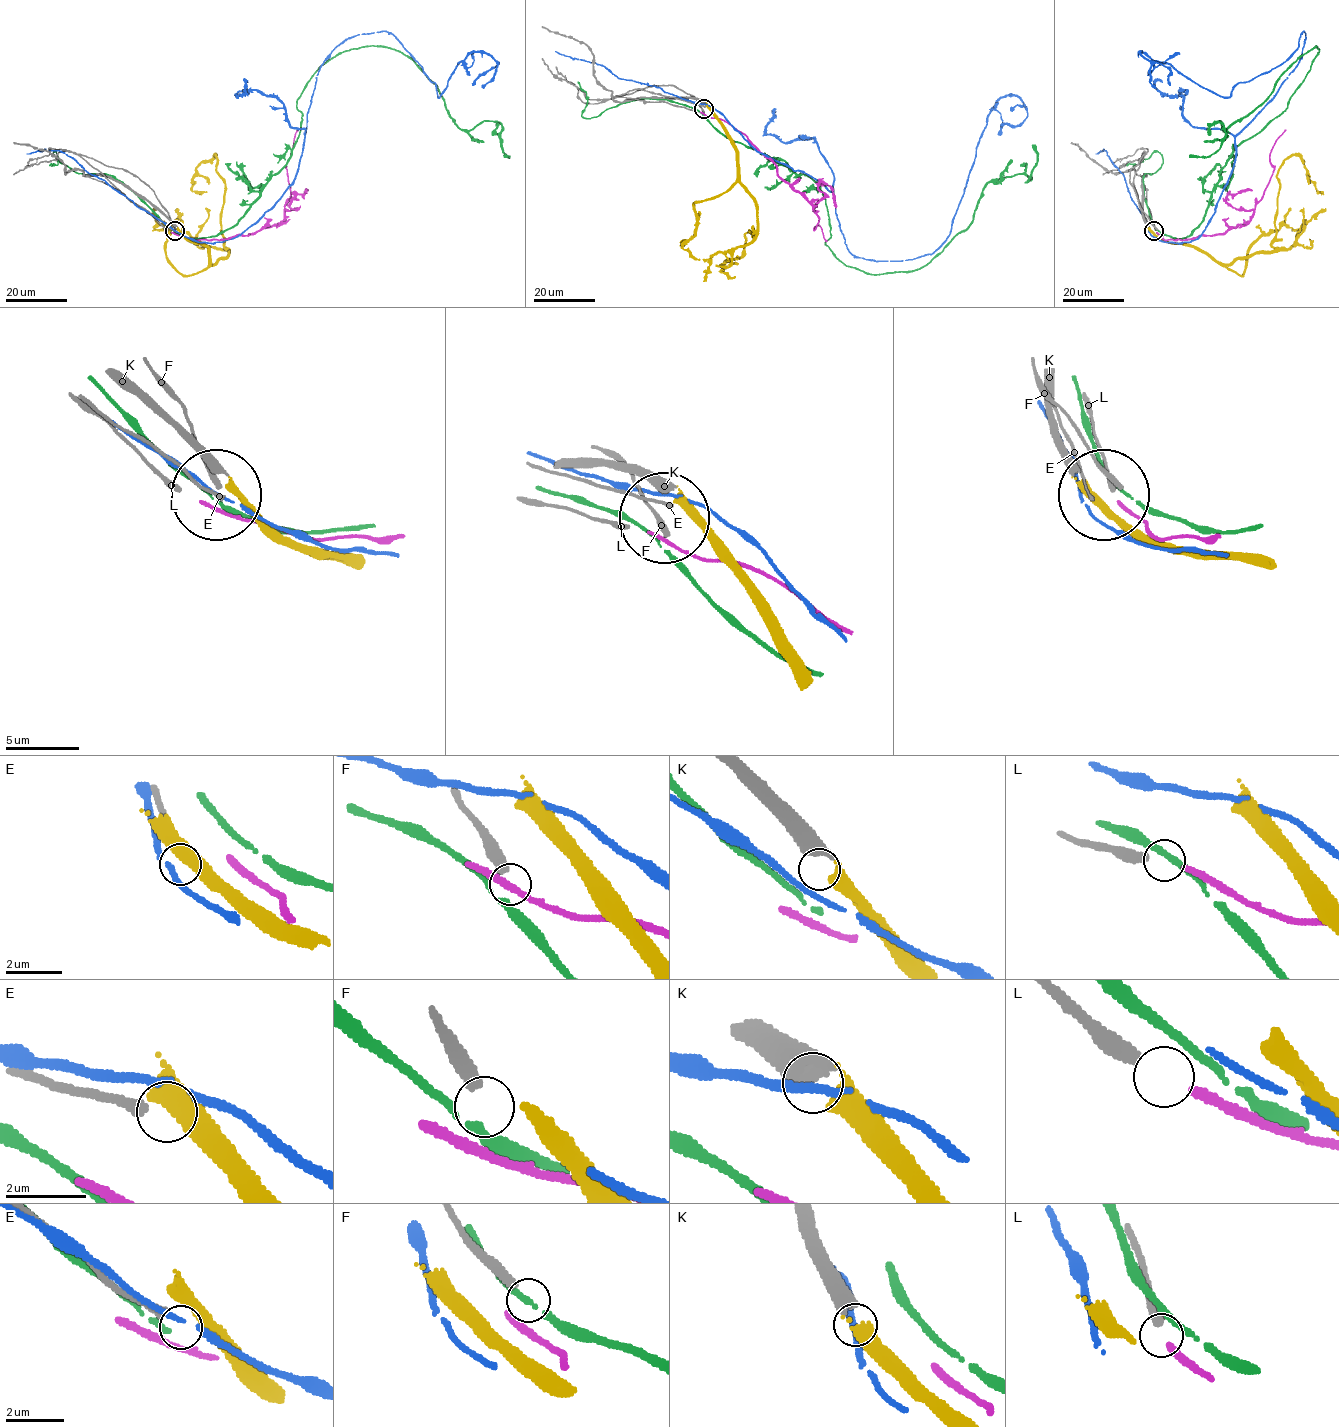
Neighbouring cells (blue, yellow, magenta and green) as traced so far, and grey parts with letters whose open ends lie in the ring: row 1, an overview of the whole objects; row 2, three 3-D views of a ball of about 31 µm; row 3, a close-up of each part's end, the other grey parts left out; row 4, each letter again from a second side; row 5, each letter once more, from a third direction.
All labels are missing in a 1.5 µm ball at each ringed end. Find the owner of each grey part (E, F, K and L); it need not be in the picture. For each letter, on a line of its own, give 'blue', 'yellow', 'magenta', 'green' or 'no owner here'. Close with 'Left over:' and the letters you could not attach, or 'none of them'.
E: no owner here
F: no owner here
K: yellow
L: magenta
Left over: E, F

